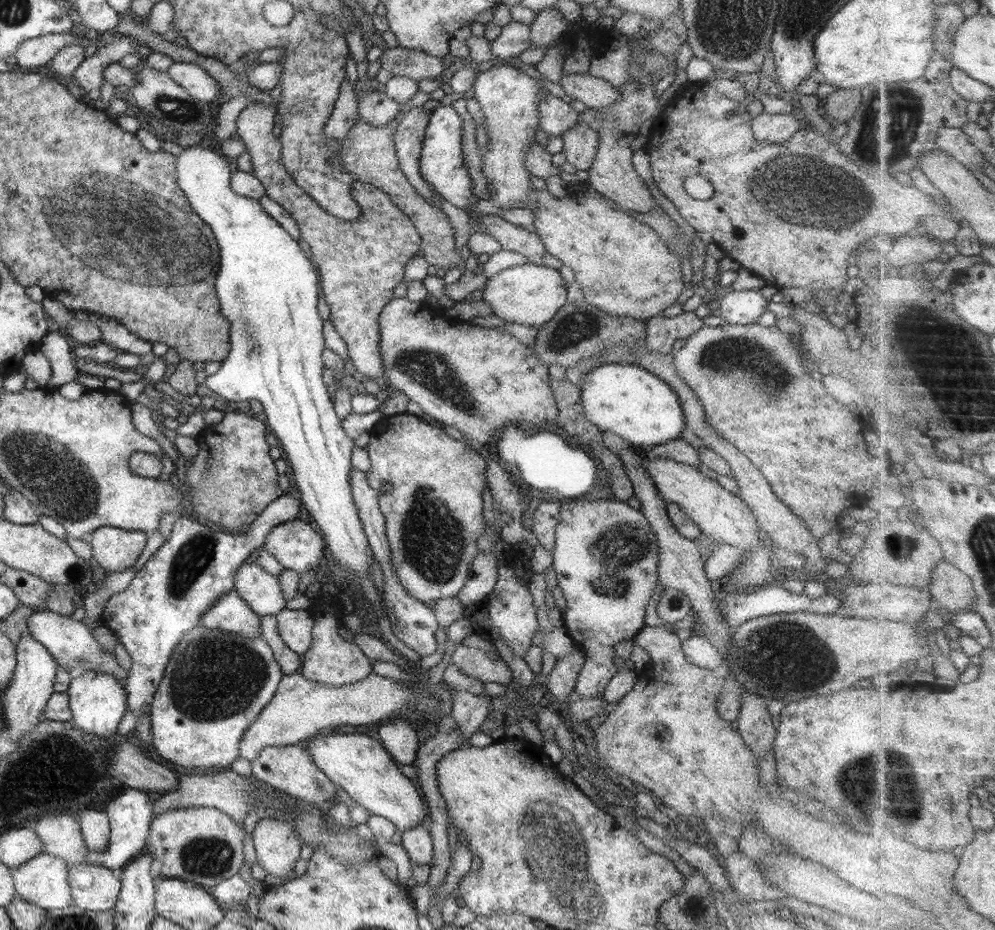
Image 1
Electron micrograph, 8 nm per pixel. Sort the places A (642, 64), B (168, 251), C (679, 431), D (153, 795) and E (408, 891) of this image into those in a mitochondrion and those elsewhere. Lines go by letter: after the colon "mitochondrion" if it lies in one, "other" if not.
A: other
B: mitochondrion
C: other
D: other
E: other

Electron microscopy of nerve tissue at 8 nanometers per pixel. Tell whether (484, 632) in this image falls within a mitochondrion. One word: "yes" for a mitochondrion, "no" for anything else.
no

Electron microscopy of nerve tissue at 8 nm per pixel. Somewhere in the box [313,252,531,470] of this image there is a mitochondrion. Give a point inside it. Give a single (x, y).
(431, 369)

